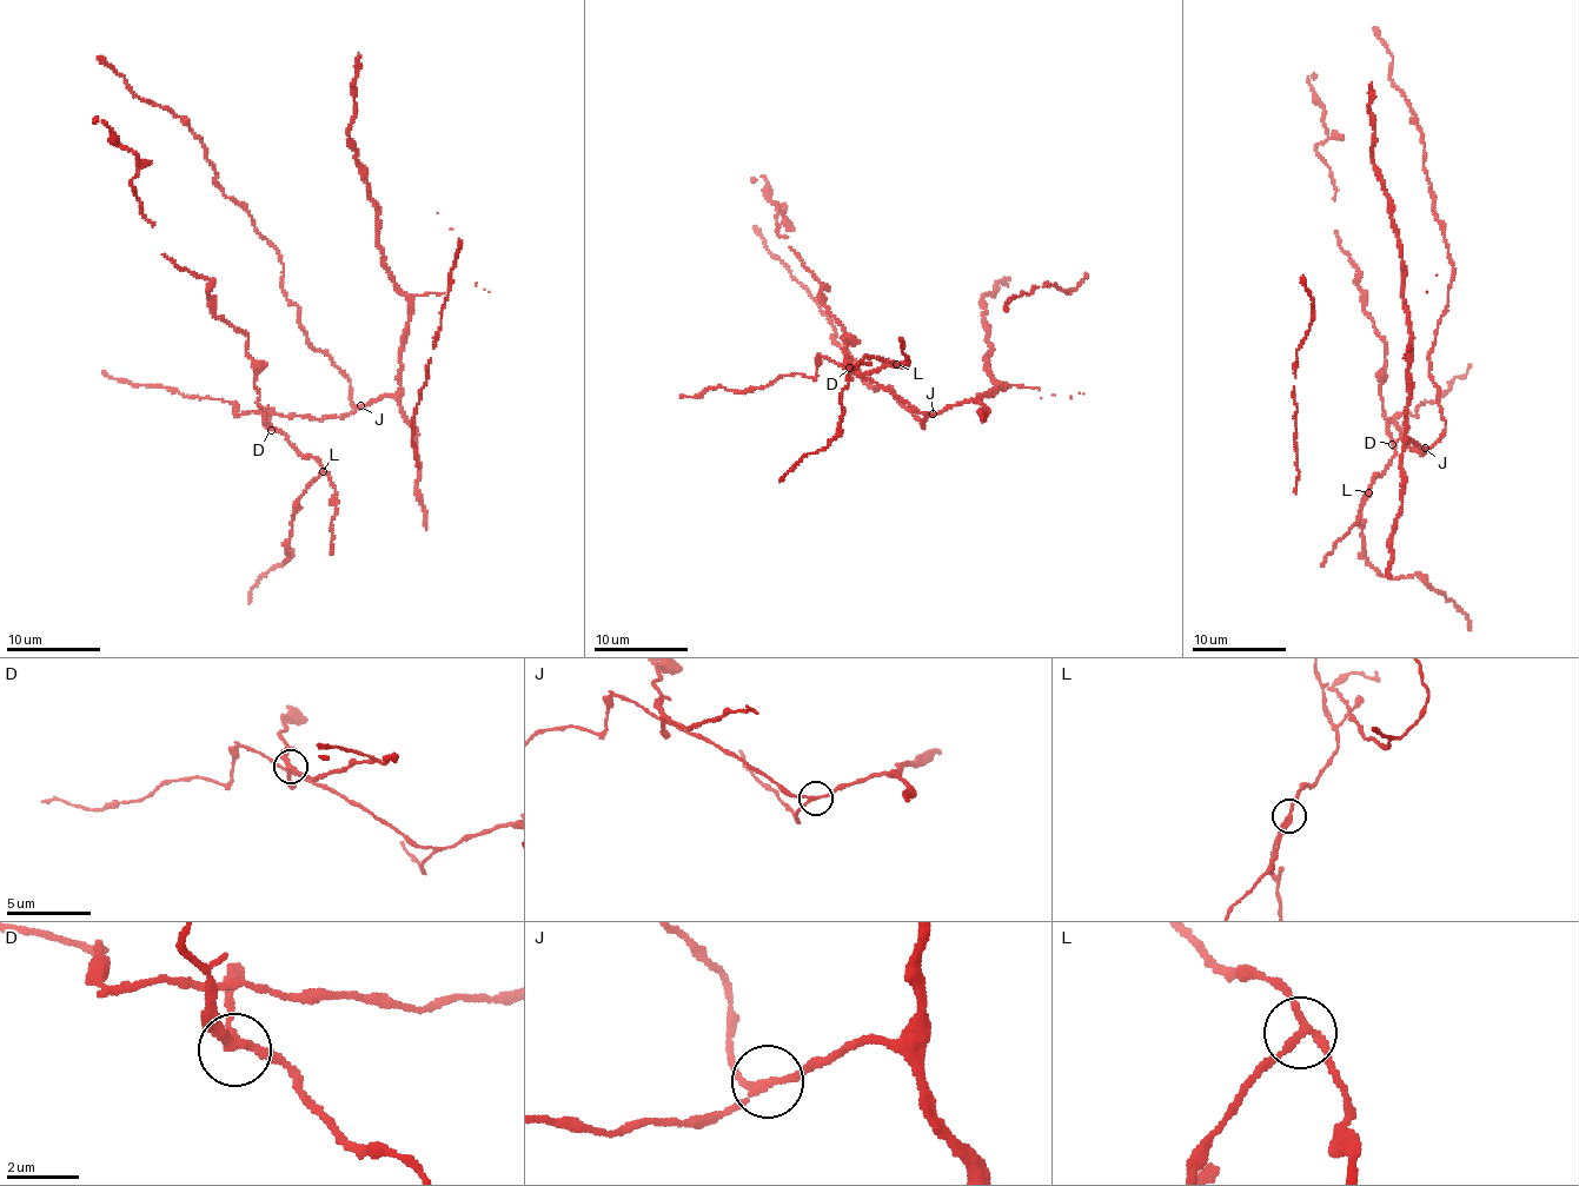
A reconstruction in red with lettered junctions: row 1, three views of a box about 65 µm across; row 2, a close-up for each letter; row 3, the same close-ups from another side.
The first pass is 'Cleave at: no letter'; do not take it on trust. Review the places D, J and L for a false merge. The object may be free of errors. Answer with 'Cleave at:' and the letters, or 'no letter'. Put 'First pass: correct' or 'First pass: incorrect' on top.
First pass: incorrect
Cleave at: L

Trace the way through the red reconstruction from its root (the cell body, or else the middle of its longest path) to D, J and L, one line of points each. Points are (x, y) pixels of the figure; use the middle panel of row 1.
D: (904, 401), (851, 371), (849, 375), (849, 368)
J: (904, 401), (921, 412), (934, 413)
L: (904, 401), (875, 383), (848, 373), (855, 370), (870, 375), (877, 368), (896, 365)

